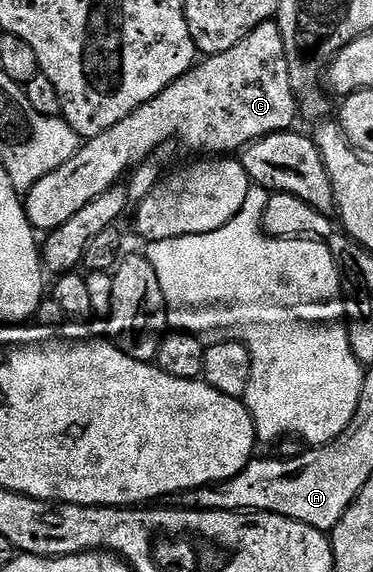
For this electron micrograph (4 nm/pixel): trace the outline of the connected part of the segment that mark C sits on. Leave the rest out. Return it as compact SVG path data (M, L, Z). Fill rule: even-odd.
M269 21L258 26L238 41L226 53L207 56L197 62L178 81L174 81L158 97L146 101L130 117L118 121L106 133L87 140L66 165L58 165L54 173L46 173L23 196L22 206L28 224L37 233L47 233L66 225L82 205L90 205L94 197L106 193L111 187L117 186L144 159L149 159L167 145L171 139L181 139L192 151L204 151L208 157L228 157L233 153L243 152L244 148L267 135L279 131L291 131L295 119L298 119L296 94L290 81L290 65L286 61L286 45L282 41L279 22Z

